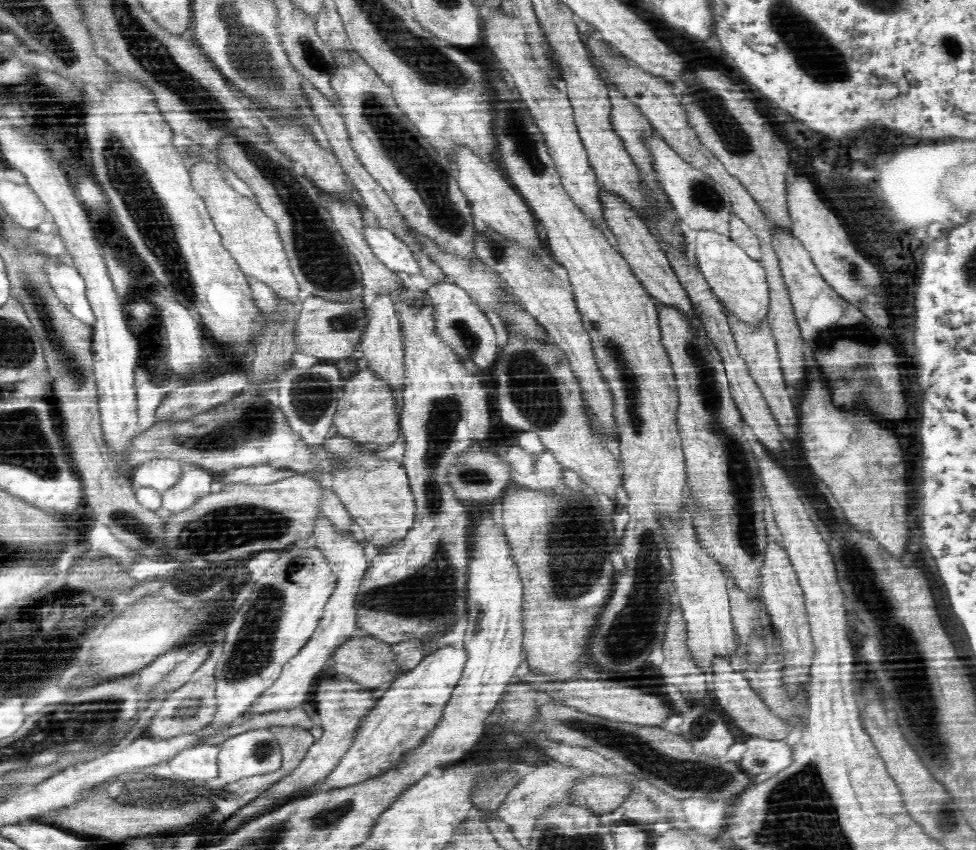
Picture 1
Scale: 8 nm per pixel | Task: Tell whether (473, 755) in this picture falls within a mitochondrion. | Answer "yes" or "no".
no

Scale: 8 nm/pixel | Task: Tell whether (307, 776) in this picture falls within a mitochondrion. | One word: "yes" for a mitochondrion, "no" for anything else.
no

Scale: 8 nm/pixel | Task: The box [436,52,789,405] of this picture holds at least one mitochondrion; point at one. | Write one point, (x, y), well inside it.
(726, 126)

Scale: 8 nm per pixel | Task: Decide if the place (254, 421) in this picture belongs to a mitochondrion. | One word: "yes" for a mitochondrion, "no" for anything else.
yes

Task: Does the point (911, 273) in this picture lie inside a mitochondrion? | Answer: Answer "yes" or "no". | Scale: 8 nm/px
no

